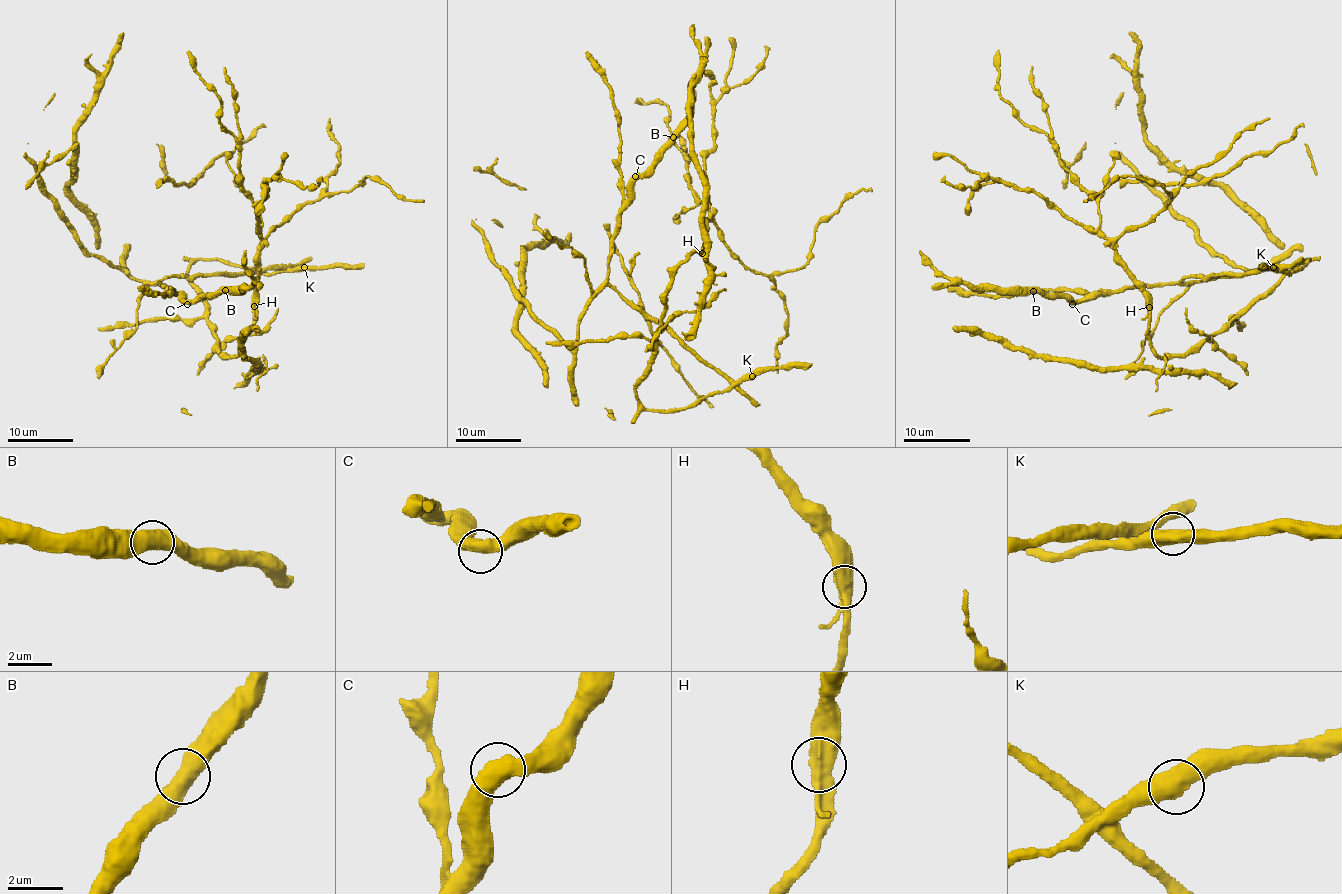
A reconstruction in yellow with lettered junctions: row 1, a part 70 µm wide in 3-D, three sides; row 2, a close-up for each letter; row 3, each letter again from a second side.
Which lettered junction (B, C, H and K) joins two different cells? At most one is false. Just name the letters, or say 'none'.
none

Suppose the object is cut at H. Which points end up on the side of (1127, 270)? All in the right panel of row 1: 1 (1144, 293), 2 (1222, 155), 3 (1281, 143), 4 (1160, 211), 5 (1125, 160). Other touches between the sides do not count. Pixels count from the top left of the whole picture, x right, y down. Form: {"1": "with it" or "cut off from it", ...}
{"1": "with it", "2": "with it", "3": "cut off from it", "4": "with it", "5": "cut off from it"}

